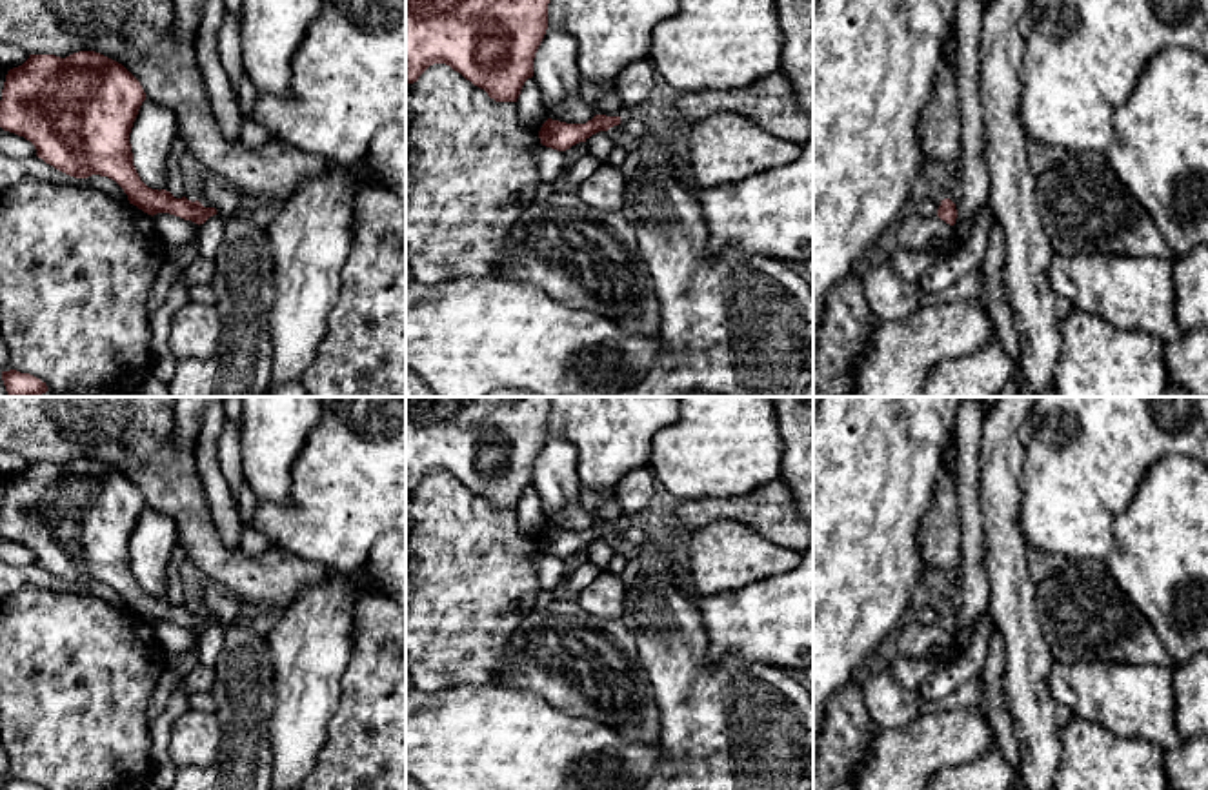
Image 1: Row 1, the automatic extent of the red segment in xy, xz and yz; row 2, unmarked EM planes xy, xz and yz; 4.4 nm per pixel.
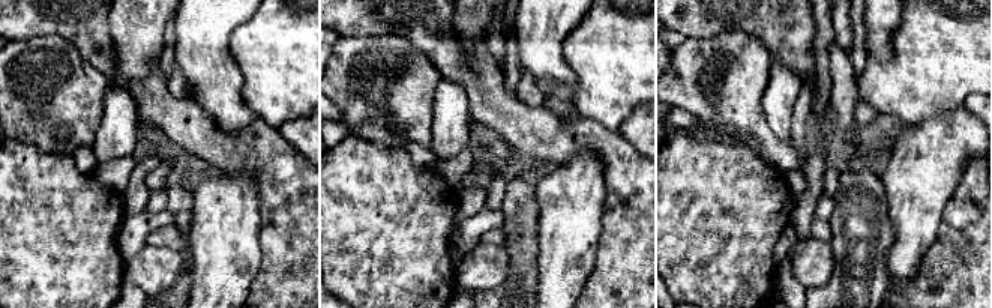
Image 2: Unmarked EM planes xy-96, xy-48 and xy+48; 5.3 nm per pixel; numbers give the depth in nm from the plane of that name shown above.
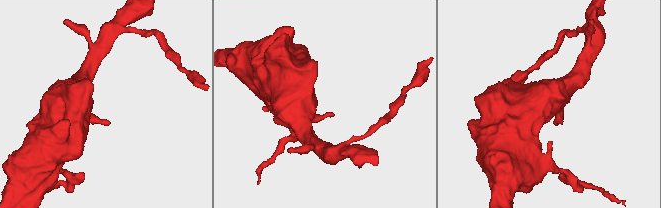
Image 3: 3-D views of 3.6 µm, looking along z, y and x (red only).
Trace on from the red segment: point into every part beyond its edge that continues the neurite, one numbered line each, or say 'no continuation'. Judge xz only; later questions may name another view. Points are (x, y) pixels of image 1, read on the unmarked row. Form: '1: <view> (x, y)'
no continuation

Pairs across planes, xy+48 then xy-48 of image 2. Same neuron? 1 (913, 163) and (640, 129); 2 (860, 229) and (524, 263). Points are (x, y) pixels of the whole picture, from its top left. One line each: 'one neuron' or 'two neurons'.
1: two neurons
2: one neuron

